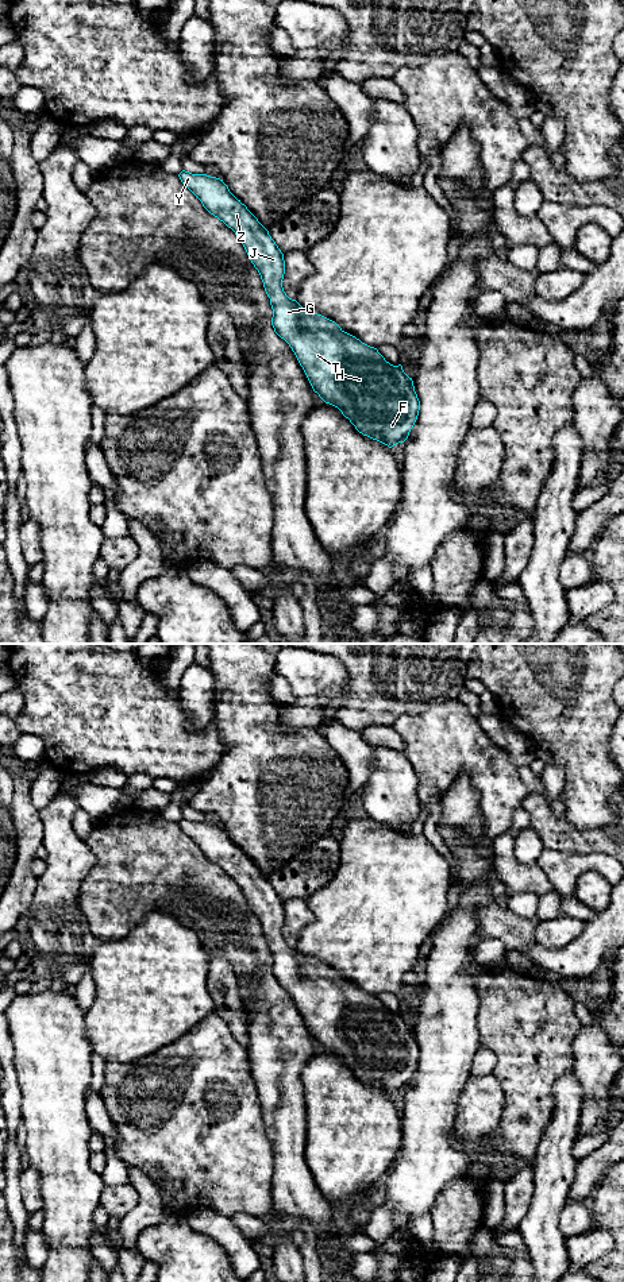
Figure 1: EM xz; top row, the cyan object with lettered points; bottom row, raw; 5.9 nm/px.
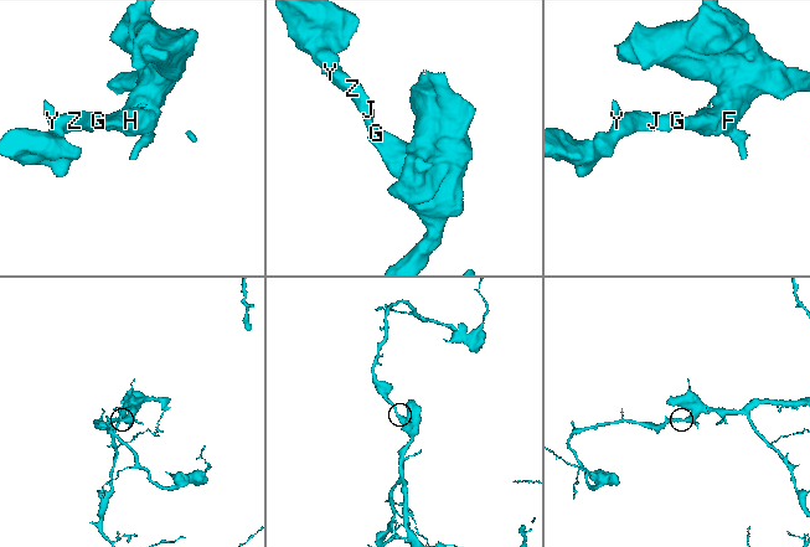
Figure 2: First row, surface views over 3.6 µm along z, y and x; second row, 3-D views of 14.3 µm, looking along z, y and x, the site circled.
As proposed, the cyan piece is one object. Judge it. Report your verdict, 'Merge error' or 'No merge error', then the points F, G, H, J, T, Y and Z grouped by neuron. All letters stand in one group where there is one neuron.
No merge error. Groups: F G H J T Y Z

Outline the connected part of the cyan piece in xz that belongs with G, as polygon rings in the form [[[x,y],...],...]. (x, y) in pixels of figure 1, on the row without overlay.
[[[185,818],[178,825],[201,849],[203,854],[231,876],[242,889],[270,946],[274,980],[294,1000],[313,1039],[326,1051],[338,1055],[363,1084],[377,1088],[389,1096],[404,1090],[417,1067],[420,1049],[415,1039],[413,1028],[404,1020],[402,1013],[390,1012],[377,996],[344,980],[335,969],[304,957],[296,947],[286,943],[282,935],[285,922],[284,901],[269,883],[269,879],[230,839],[223,827],[207,822],[192,822]]]

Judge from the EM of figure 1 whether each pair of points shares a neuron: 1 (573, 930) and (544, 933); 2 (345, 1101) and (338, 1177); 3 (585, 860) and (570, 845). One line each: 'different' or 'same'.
1: same
2: same
3: different

